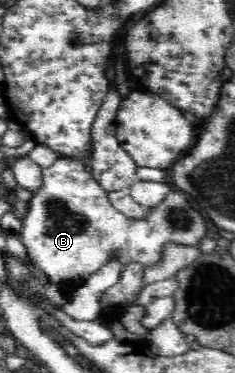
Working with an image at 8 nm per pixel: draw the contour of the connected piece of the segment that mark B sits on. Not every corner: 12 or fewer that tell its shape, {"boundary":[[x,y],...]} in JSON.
{"boundary":[[42,169],[18,237],[52,282],[149,267],[205,219],[171,191],[145,219],[85,171]]}

